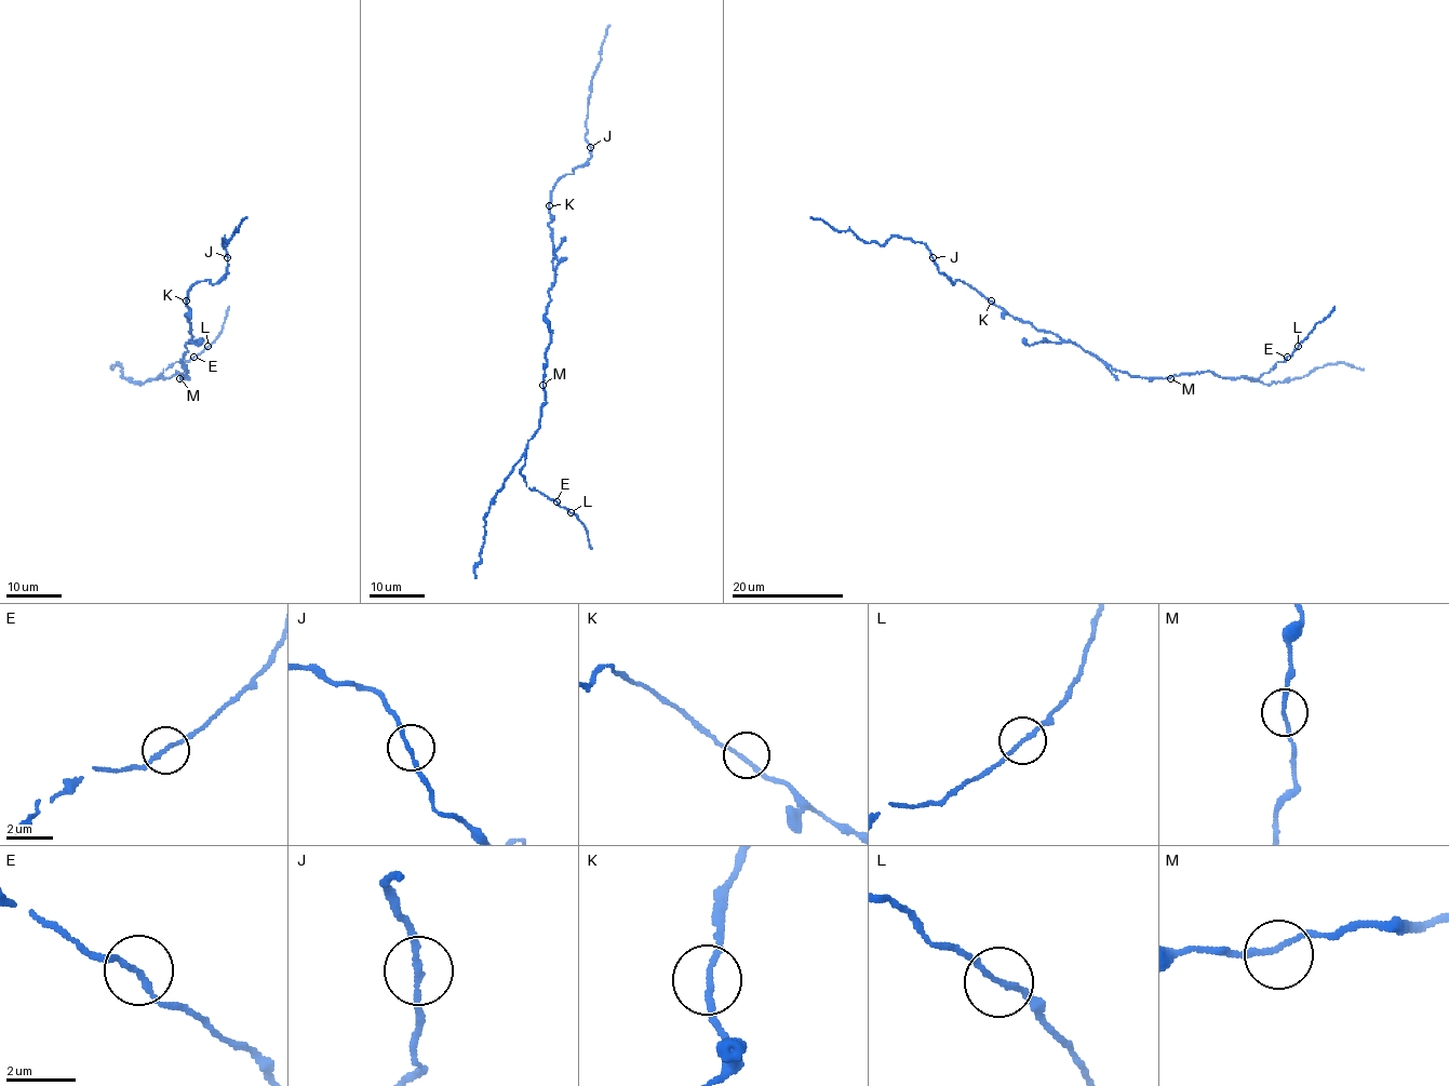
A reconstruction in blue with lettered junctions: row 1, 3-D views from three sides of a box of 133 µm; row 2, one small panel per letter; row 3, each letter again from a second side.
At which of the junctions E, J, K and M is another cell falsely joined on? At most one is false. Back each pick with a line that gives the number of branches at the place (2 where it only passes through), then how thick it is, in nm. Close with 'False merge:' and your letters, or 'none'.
False merge: none

